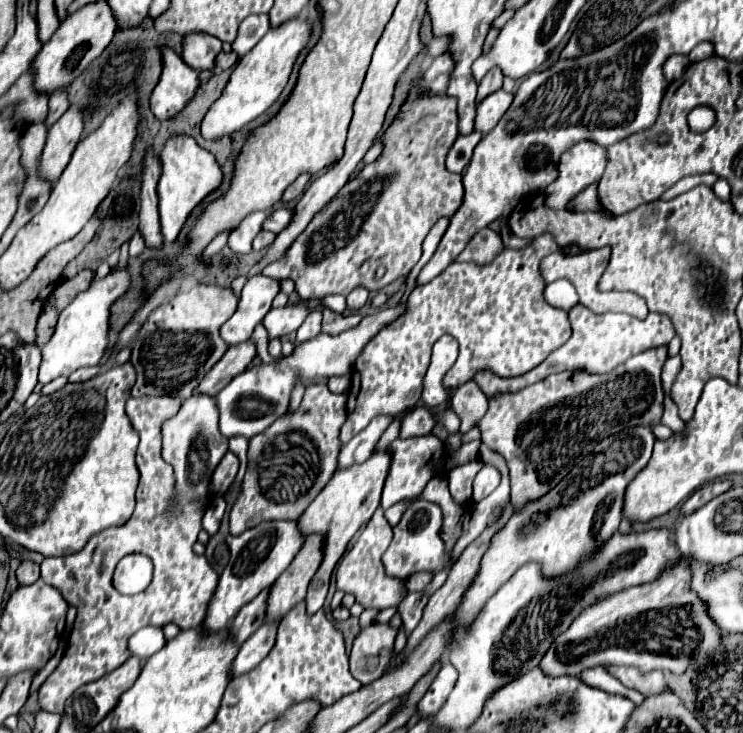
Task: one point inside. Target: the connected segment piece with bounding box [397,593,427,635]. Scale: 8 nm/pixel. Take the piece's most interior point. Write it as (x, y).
(411, 607)

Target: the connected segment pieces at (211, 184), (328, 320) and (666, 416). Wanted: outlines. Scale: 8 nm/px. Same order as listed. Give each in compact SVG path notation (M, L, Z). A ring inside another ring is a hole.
M171 135L161 149L161 177L157 183L159 195L159 215L161 215L161 233L163 239L173 243L193 207L203 201L213 189L221 185L221 169L215 163L215 157L197 145L191 135Z
M323 309L323 331L325 333L341 333L357 325L357 321L359 321L359 313L343 315L343 313L333 313L331 309Z
M665 395L665 411L663 411L661 423L667 425L673 433L683 433L687 427L687 423L681 421L681 417L677 415L677 405L669 399L669 395Z

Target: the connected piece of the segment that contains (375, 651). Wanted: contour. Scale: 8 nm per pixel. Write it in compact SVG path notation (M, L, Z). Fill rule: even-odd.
M379 623L361 629L361 633L353 641L353 649L349 655L351 673L355 679L367 685L385 673L393 657L395 635L397 629Z

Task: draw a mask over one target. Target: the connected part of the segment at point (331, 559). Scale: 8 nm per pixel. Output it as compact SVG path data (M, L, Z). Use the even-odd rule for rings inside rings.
M377 451L361 465L355 465L355 467L349 467L349 469L337 469L335 475L331 477L329 485L325 485L321 495L317 495L317 501L313 501L313 505L309 505L309 509L305 509L305 513L297 519L297 525L299 525L299 531L301 531L303 537L309 537L309 535L325 537L323 561L321 561L317 573L313 575L309 589L307 589L307 597L305 597L307 613L315 613L323 607L325 597L327 597L327 589L329 589L331 571L333 571L335 563L345 553L349 541L359 531L359 527L365 525L365 521L379 507L381 489L383 489L387 471L389 471L389 461L391 461L389 451Z

